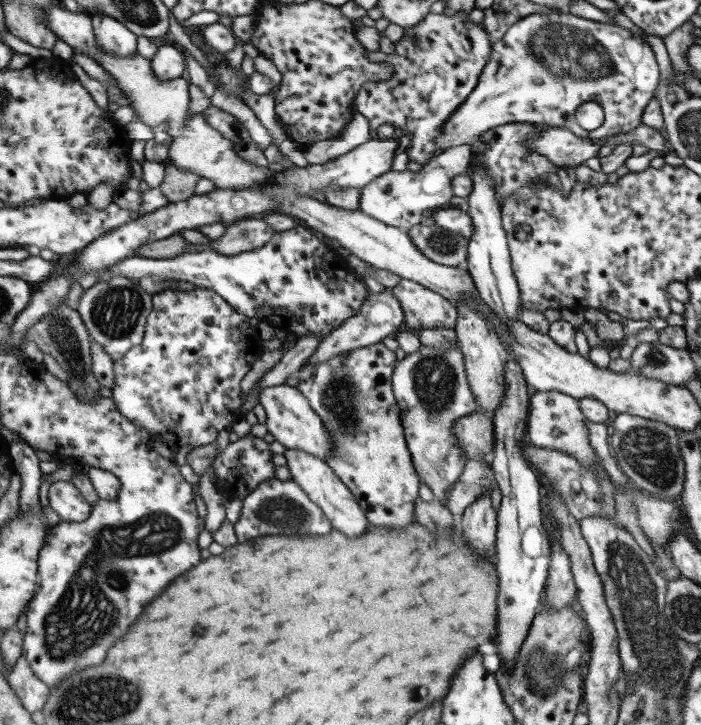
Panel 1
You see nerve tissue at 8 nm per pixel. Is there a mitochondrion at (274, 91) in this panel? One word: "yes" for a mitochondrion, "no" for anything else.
no

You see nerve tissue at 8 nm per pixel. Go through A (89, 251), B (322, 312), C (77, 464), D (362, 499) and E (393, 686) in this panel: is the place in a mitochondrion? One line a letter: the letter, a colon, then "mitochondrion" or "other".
A: other
B: other
C: other
D: other
E: other

